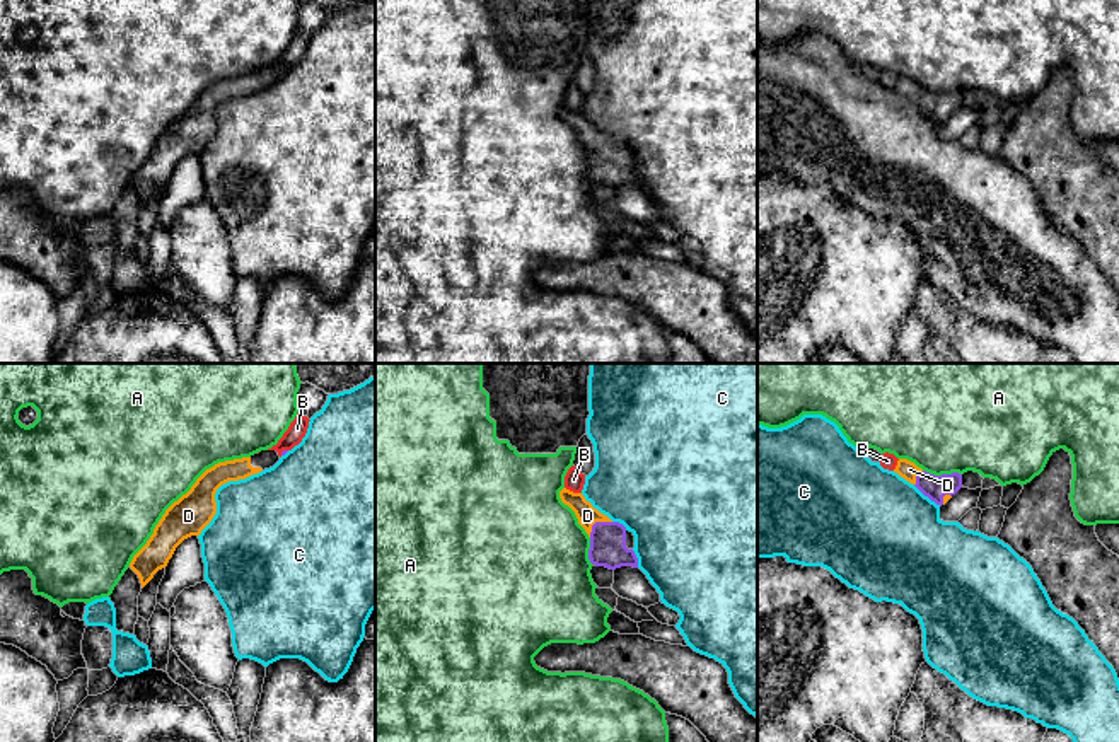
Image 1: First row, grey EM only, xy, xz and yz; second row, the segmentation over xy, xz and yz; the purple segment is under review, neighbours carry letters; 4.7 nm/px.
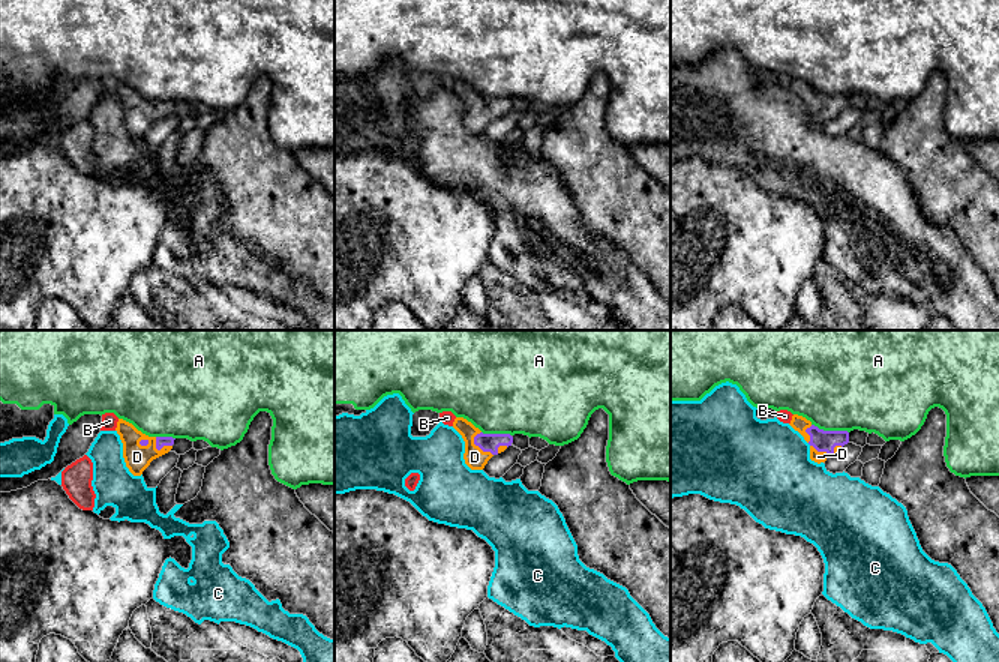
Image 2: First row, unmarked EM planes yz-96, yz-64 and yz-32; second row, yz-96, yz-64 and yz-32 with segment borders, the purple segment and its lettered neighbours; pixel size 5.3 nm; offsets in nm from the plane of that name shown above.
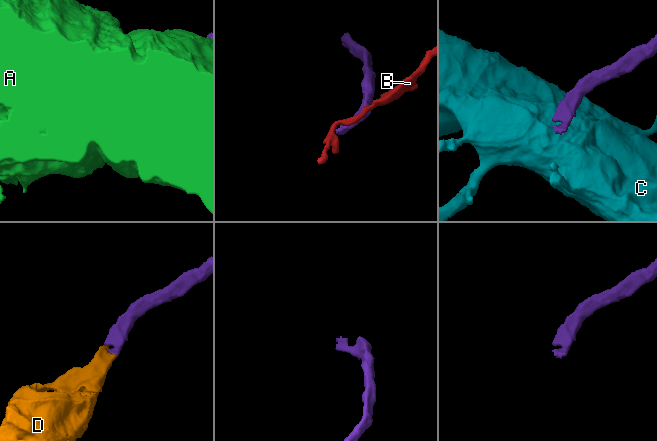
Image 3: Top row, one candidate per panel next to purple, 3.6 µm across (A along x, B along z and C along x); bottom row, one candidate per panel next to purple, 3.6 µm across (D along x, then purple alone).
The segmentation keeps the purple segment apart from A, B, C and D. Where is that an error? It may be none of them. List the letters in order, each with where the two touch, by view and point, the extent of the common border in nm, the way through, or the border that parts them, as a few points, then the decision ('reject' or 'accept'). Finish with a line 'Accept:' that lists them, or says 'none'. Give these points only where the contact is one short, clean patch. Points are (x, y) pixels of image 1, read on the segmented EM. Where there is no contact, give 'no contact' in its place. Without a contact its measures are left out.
A: meets purple in yz at (942, 475); contact 190 nm long; reject
B: meets purple in xy at (284, 451); contact 50 nm long; border along xy (287, 449), (280, 454); reject
C: meets purple in yz at (927, 495); contact 170 nm long; reject
D: meets purple in xz at (596, 522); contact 130 nm long; runs through xz (608, 539), (596, 522), (587, 515); accept
Accept: D

